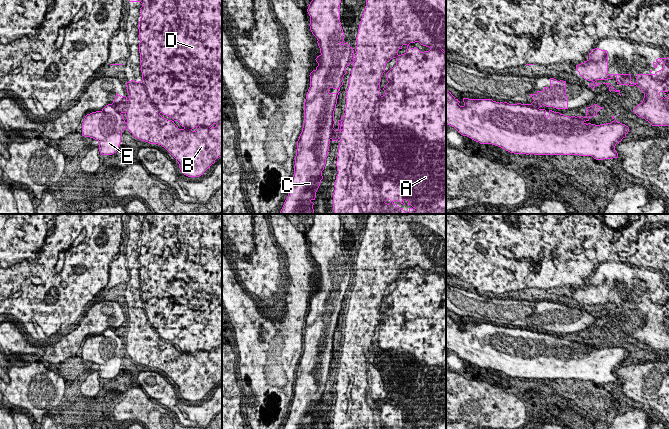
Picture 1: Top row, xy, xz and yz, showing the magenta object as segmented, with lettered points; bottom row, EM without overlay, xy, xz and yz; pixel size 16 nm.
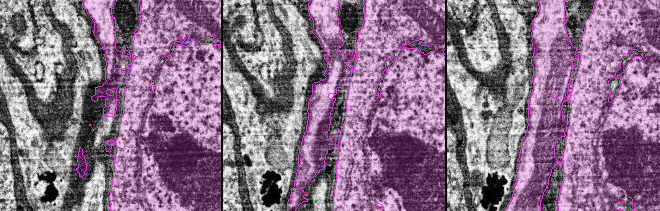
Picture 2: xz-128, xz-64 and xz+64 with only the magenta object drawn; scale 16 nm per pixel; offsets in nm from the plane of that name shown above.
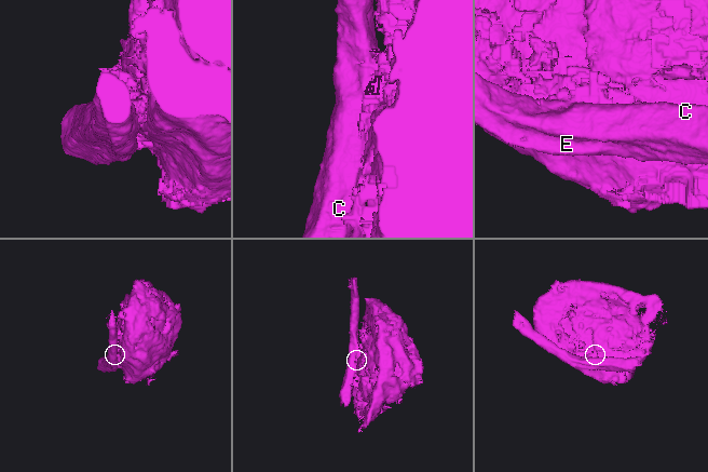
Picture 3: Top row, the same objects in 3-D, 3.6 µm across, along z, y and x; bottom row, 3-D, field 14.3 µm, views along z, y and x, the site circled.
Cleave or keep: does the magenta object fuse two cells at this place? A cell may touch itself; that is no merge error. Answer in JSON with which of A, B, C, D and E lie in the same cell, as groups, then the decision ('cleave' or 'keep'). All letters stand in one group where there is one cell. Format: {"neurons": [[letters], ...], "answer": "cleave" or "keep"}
{"neurons": [["A", "B", "D"], ["C", "E"]], "answer": "cleave"}

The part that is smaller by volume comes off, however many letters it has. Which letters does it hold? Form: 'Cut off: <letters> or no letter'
Cut off: C, E

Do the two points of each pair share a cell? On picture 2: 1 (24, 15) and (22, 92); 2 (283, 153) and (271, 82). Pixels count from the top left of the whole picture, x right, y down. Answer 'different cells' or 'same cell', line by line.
1: different cells
2: different cells

